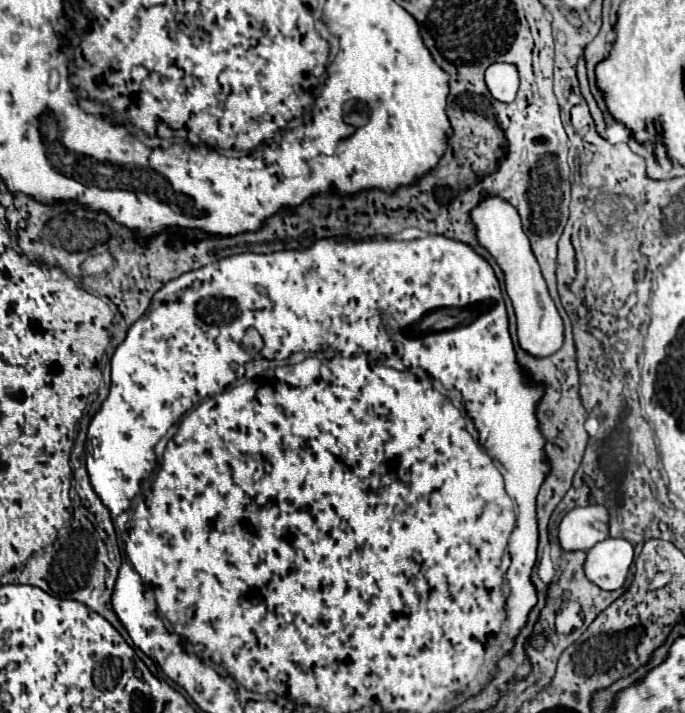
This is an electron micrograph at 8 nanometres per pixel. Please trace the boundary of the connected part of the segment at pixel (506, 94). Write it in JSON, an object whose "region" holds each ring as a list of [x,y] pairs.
{"region":[[[495,62],[485,70],[485,82],[493,98],[511,102],[519,88],[519,70],[509,62]]]}

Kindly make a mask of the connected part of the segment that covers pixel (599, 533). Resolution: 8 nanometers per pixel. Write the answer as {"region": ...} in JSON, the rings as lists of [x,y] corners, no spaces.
{"region":[[[601,504],[573,508],[559,524],[563,550],[589,550],[609,536],[609,512]]]}

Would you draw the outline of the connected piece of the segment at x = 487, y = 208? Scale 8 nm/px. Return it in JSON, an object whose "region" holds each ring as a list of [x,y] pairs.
{"region":[[[497,196],[485,198],[479,208],[471,212],[471,220],[477,226],[479,242],[495,256],[497,264],[505,272],[505,288],[513,302],[515,316],[517,316],[517,334],[519,344],[523,350],[527,350],[533,356],[551,356],[563,346],[563,320],[549,296],[547,284],[541,276],[539,264],[531,252],[529,240],[519,224],[519,214],[511,204],[499,200]]]}

